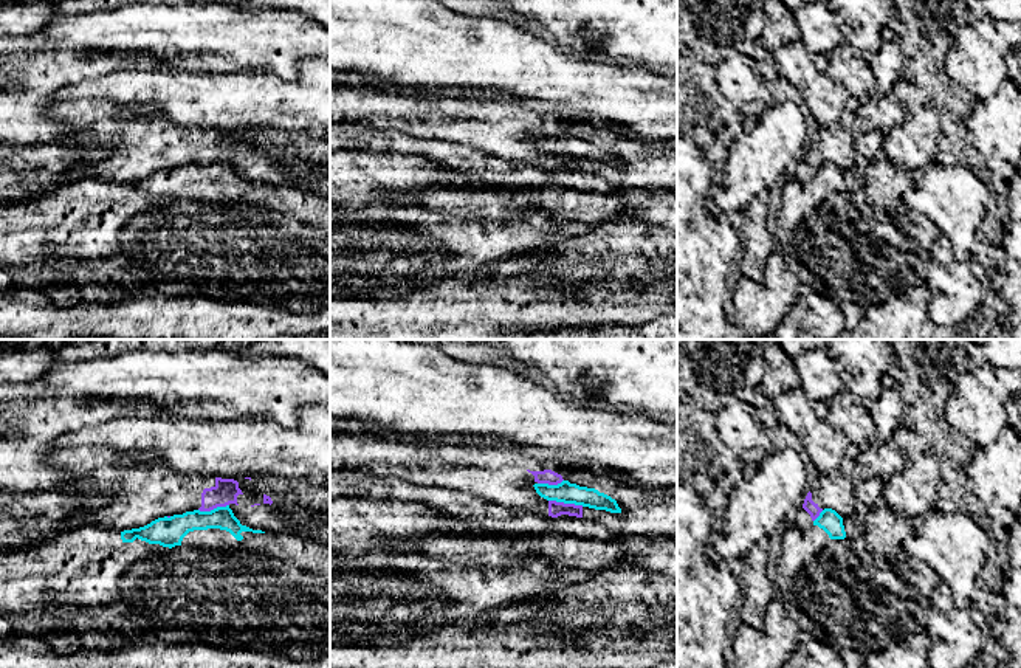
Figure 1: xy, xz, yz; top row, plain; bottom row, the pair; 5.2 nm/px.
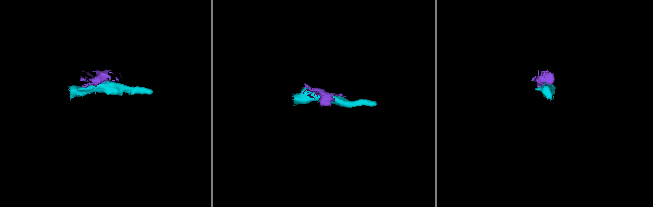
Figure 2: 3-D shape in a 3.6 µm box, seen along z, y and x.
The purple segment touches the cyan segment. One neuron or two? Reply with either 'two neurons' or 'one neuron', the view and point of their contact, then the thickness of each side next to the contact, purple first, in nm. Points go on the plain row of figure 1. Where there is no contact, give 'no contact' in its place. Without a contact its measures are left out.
two neurons | xz (566, 157) | 80/110 nm

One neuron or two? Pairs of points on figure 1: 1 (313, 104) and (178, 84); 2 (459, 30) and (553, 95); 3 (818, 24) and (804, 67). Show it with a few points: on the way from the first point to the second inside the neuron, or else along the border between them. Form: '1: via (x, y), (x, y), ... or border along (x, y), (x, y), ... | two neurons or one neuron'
1: via (279, 98), (213, 98) | one neuron
2: via (482, 53), (513, 61), (530, 72) | one neuron
3: border along (800, 41), (811, 61), (825, 73) | two neurons

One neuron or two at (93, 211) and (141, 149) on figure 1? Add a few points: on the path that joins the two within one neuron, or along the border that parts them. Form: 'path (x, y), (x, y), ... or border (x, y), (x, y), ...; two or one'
border (152, 172), (123, 183), (81, 179); two

